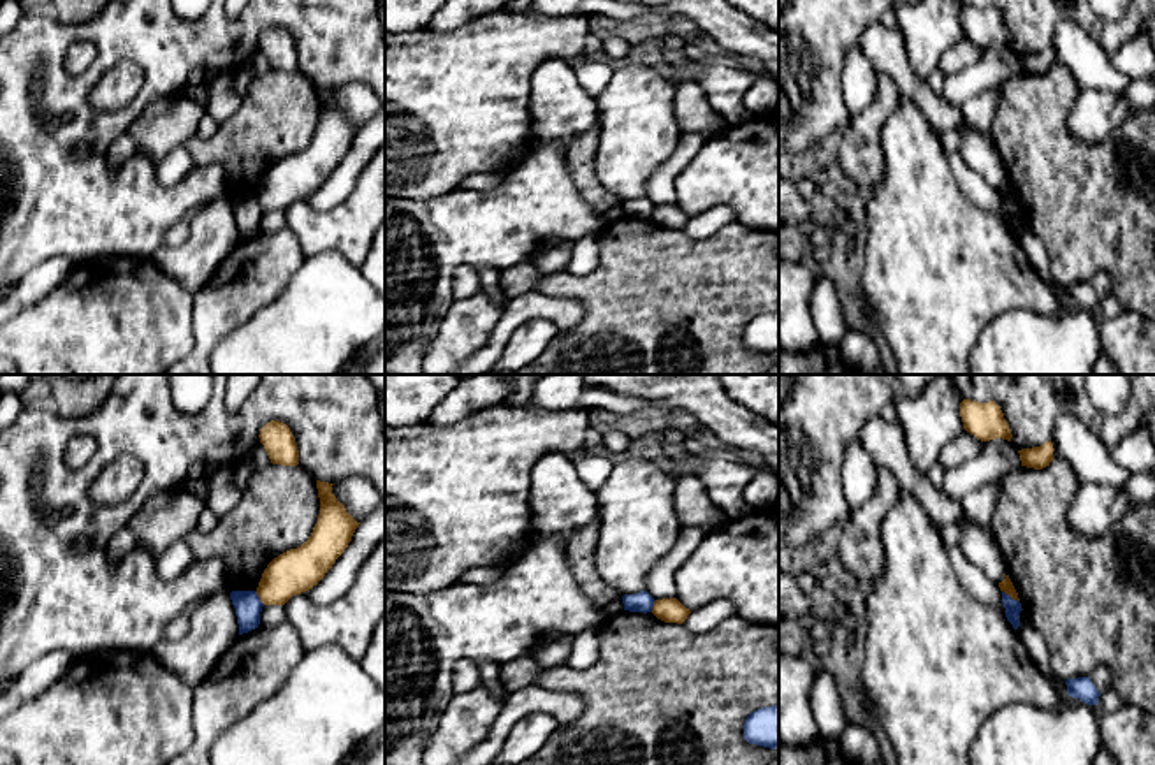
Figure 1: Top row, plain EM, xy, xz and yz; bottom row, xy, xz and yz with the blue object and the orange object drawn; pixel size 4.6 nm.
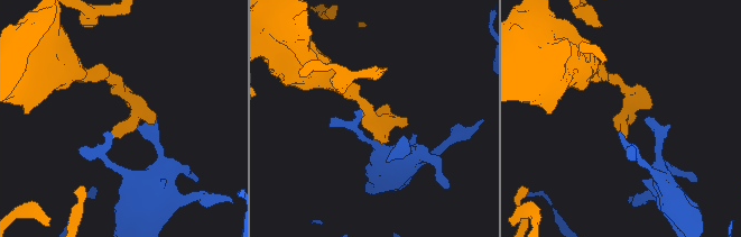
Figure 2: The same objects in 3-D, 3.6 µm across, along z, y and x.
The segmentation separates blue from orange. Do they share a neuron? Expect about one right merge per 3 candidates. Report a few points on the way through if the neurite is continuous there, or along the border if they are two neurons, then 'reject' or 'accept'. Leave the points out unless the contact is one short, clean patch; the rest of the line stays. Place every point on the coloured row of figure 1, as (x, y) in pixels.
along yz (1002, 590), (1018, 602) | reject

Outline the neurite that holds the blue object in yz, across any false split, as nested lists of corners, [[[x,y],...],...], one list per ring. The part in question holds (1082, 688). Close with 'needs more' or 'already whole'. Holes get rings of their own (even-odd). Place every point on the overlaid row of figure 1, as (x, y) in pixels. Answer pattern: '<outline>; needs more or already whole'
[[[1078,677],[1078,679],[1067,679],[1067,695],[1072,698],[1079,698],[1081,702],[1088,705],[1099,703],[1099,689],[1093,686],[1090,677]]]; already whole

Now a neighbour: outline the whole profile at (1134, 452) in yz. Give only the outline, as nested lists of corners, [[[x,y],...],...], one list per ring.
[[[1141,422],[1137,429],[1111,448],[1113,459],[1127,475],[1141,471],[1155,471],[1155,450],[1146,426]]]

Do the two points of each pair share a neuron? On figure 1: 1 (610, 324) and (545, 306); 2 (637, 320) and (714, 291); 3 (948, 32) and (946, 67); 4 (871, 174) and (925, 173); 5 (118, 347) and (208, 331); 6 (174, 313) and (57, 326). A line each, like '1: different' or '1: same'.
1: different
2: same
3: different
4: different
5: different
6: same

